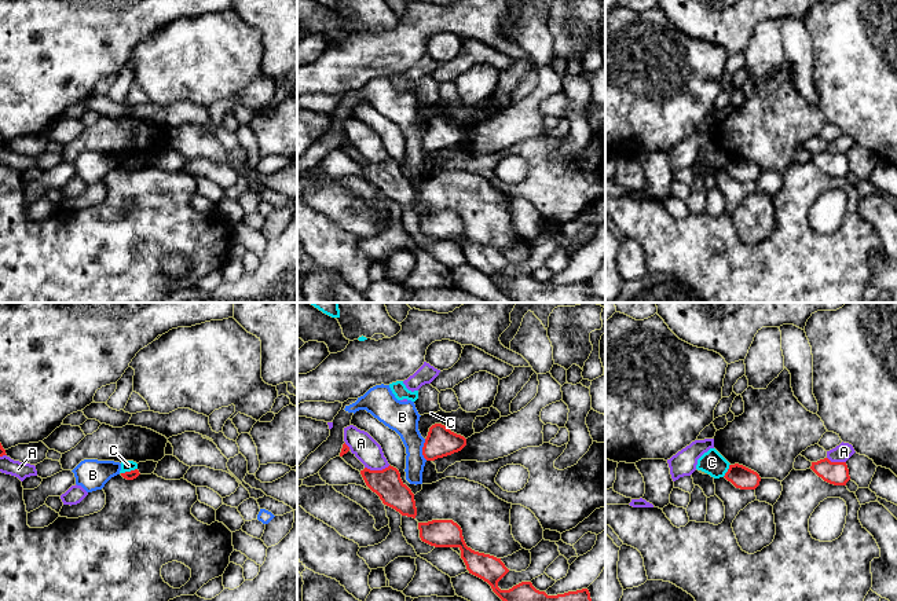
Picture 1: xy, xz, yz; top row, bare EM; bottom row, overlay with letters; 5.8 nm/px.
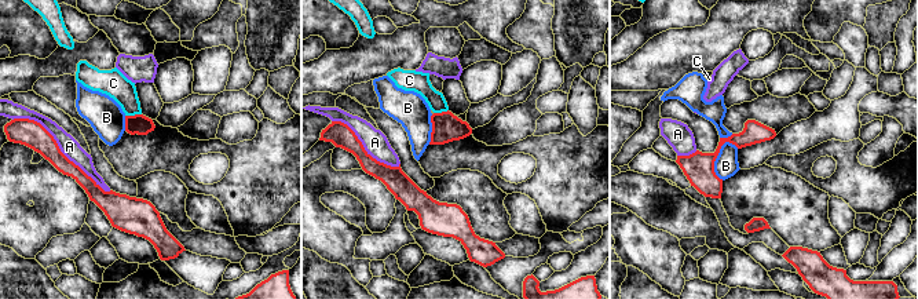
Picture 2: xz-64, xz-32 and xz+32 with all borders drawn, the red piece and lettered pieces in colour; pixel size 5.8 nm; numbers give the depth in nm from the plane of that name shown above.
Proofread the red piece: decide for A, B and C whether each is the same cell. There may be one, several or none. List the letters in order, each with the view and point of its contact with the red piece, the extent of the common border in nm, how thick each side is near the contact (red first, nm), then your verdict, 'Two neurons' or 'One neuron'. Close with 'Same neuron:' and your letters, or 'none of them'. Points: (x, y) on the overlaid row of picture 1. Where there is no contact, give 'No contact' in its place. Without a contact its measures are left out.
A: Touches red at xz (377, 471). Shared border 150 nm. Thickness 170 nm (red) against 150 nm. Two neurons
B: Touches red at xz (423, 450). Shared border 130 nm. Thickness 180 nm (red) against 190 nm. Two neurons
C: Touches red at xy (128, 472). Shared border 100 nm. Thickness 50 nm (red) against 60 nm. Two neurons
Same neuron: none of them

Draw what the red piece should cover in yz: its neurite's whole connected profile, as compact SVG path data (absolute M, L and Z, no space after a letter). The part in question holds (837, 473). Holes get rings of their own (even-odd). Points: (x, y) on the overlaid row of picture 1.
M828 458L812 462L810 469L824 481L834 485L846 485L850 480L846 462L831 462Z

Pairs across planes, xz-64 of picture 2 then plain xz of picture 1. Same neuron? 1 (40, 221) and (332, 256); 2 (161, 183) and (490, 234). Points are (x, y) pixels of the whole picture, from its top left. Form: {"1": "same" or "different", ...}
{"1": "same", "2": "same"}

